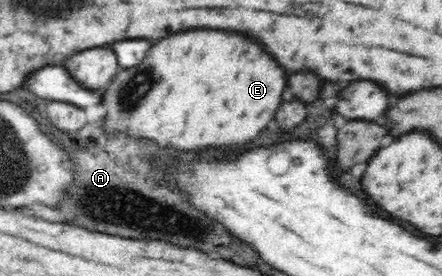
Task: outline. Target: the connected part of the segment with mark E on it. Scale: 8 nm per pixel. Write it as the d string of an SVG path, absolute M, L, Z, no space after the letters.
M187 31L165 37L149 49L143 67L151 69L155 77L171 81L135 81L135 67L119 73L102 93L101 103L107 109L103 131L109 135L125 133L177 153L195 153L207 149L229 151L253 141L253 137L257 137L273 119L275 111L282 104L283 89L286 89L285 71L253 39L237 33Z

